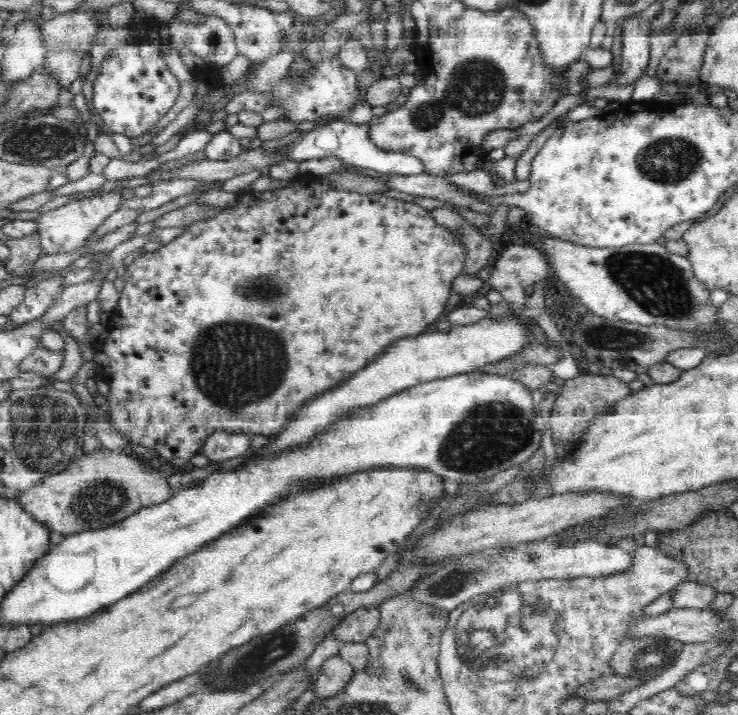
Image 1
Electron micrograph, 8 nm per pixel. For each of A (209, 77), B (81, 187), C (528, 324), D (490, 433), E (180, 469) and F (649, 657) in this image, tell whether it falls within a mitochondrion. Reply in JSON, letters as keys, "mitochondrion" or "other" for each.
{"A":"other","B":"other","C":"other","D":"mitochondrion","E":"other","F":"mitochondrion"}

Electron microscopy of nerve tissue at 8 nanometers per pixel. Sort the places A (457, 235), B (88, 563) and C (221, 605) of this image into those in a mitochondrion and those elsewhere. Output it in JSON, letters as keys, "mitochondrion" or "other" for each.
{"A":"other","B":"other","C":"other"}

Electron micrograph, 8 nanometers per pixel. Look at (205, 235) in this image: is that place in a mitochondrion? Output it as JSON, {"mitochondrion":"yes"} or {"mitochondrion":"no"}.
{"mitochondrion":"no"}

